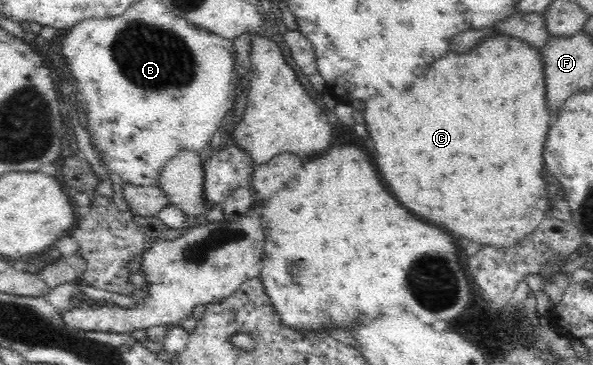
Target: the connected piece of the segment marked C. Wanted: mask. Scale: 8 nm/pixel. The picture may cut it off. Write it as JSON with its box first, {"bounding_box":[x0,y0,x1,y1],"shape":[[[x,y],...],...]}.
{"bounding_box":[363,35,554,247],"shape":[[[497,35],[493,39],[483,41],[479,47],[475,47],[469,53],[463,53],[463,55],[447,53],[437,63],[433,63],[433,67],[429,67],[429,71],[425,71],[425,75],[421,75],[409,91],[403,91],[403,93],[391,91],[389,95],[379,95],[375,99],[369,99],[365,103],[363,115],[365,115],[365,125],[369,129],[369,137],[375,143],[375,163],[377,163],[377,169],[379,169],[383,181],[387,183],[391,193],[397,197],[397,201],[403,207],[411,209],[417,217],[423,217],[435,225],[441,225],[443,229],[447,229],[453,235],[467,237],[467,239],[481,243],[481,245],[511,247],[517,245],[521,239],[525,239],[529,233],[533,233],[550,210],[550,205],[547,205],[550,199],[541,171],[543,171],[543,147],[545,147],[547,131],[549,131],[554,117],[547,105],[544,68],[542,51],[524,43],[521,39]]]}

